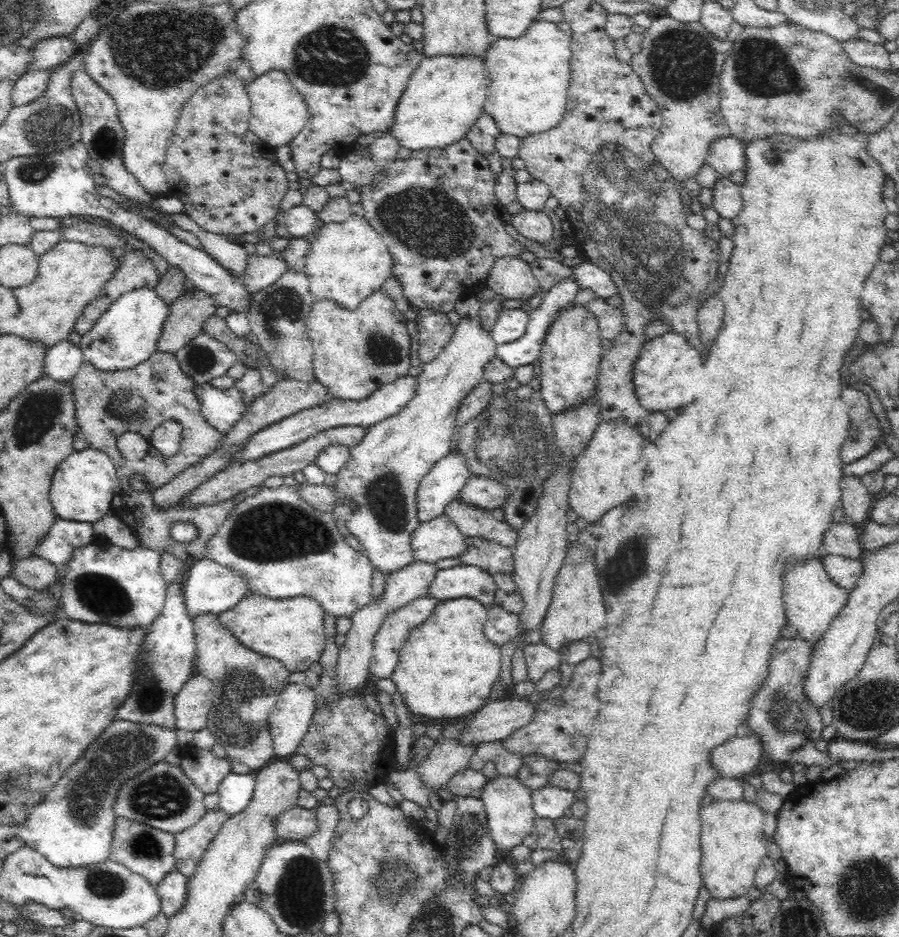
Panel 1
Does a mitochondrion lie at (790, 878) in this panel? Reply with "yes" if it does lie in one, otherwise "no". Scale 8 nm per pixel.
no

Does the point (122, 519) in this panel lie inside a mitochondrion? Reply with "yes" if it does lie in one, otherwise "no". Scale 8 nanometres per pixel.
no

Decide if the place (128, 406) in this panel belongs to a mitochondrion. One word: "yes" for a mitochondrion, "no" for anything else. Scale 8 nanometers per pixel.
yes

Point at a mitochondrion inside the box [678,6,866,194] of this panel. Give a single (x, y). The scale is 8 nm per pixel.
(762, 68)

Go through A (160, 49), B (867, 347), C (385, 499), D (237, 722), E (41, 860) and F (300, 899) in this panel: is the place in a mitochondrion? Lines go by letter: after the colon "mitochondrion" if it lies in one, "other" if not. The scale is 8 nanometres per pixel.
A: mitochondrion
B: other
C: mitochondrion
D: mitochondrion
E: other
F: mitochondrion

